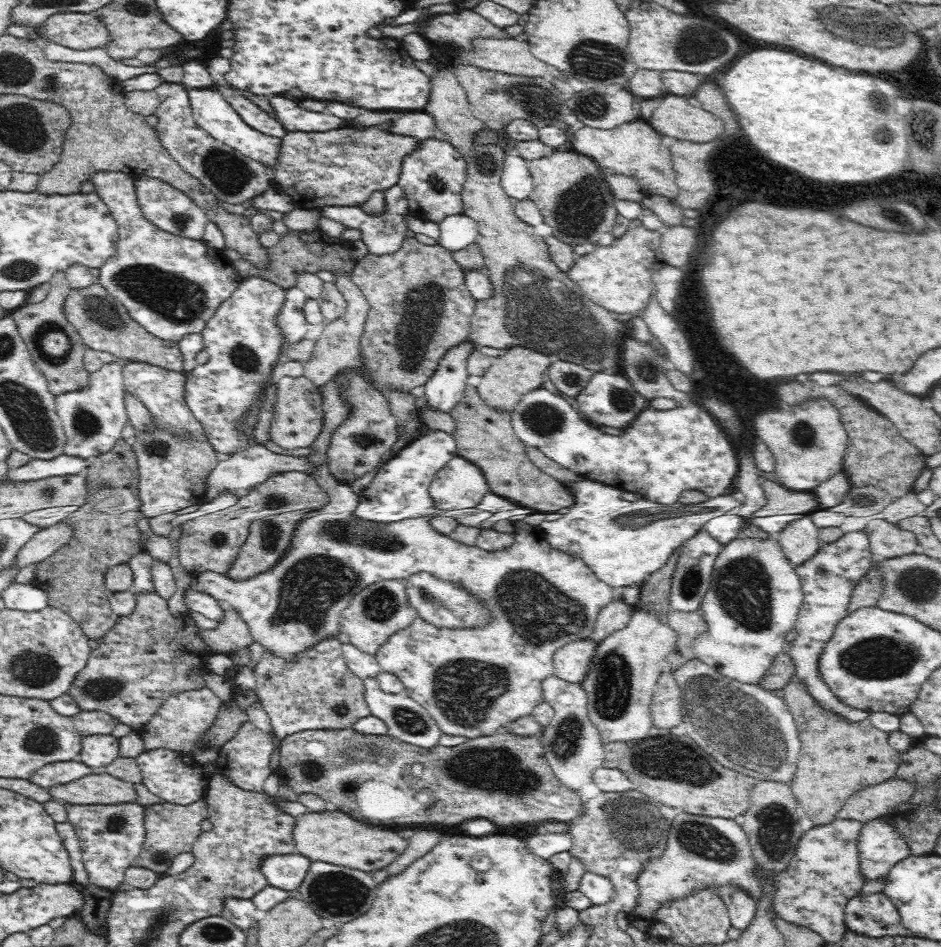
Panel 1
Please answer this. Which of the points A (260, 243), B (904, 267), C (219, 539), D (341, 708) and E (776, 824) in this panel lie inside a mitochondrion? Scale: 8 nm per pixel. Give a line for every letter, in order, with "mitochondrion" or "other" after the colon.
A: other
B: other
C: mitochondrion
D: mitochondrion
E: mitochondrion

